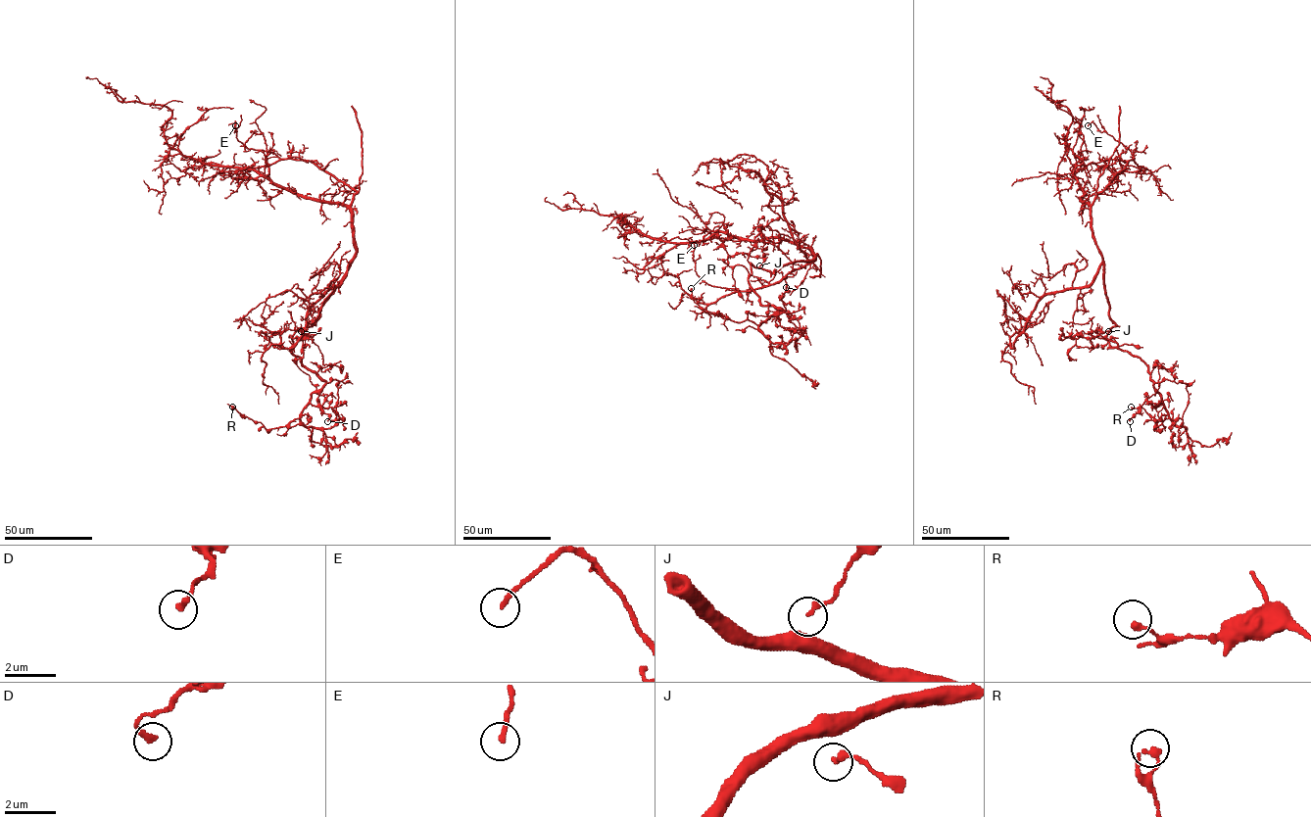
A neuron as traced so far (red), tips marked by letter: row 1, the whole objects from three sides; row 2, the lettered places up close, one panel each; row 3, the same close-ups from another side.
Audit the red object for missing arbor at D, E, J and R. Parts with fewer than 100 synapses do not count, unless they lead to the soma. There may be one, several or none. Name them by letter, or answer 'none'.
none

